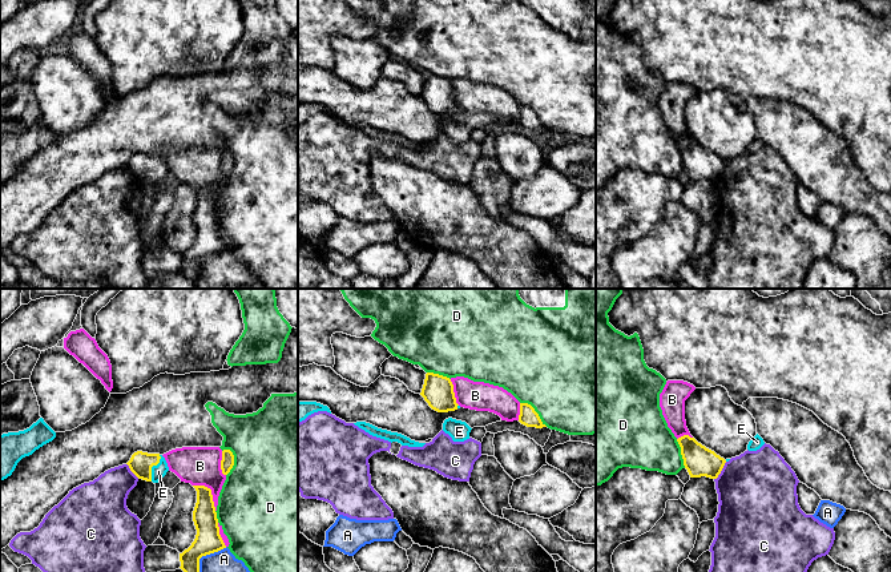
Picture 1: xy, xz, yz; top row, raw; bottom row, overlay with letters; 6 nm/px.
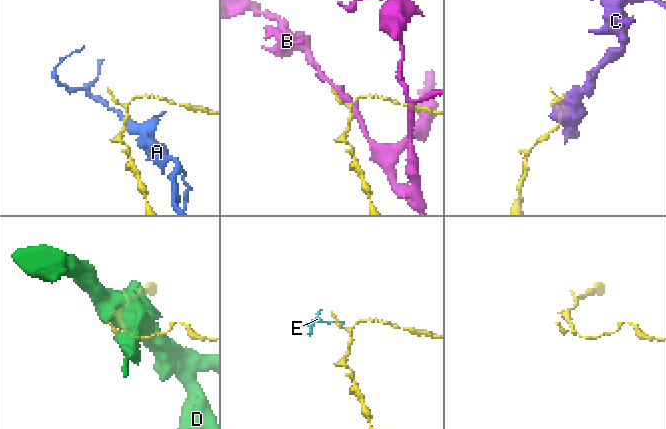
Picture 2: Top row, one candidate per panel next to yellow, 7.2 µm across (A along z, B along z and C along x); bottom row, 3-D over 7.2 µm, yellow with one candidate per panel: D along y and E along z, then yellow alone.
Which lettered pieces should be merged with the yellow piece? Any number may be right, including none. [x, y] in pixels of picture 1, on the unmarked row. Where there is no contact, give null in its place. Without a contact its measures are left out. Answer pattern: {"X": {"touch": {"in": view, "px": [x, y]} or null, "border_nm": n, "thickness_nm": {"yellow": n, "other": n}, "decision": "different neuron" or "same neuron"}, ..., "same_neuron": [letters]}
{"A": {"touch": {"in": "xy", "px": [201, 258]}, "border_nm": 300, "thickness_nm": {"yellow": 160, "other": 260}, "decision": "different neuron"}, "B": {"touch": {"in": "xy", "px": [210, 193]}, "border_nm": 220, "thickness_nm": {"yellow": 140, "other": 240}, "decision": "different neuron"}, "C": {"touch": {"in": "yz", "px": [721, 172]}, "border_nm": 130, "thickness_nm": {"yellow": 180, "other": 480}, "decision": "different neuron"}, "D": {"touch": {"in": "xz", "px": [535, 113]}, "border_nm": 220, "thickness_nm": {"yellow": 110, "other": 500}, "decision": "different neuron"}, "E": {"touch": {"in": "xy", "px": [152, 168]}, "border_nm": 170, "thickness_nm": {"yellow": 140, "other": 90}, "decision": "same neuron"}, "same_neuron": ["E"]}

